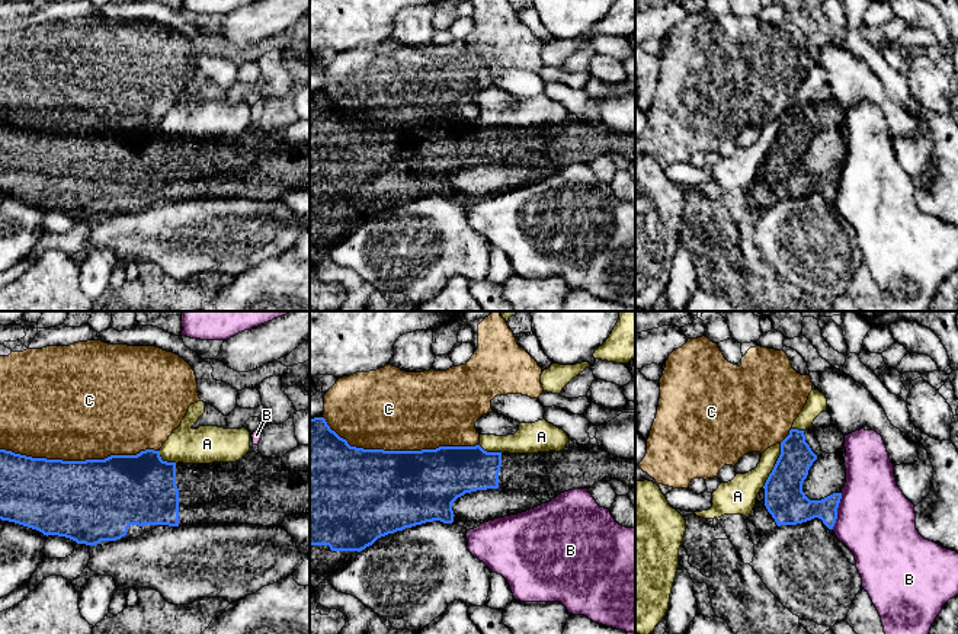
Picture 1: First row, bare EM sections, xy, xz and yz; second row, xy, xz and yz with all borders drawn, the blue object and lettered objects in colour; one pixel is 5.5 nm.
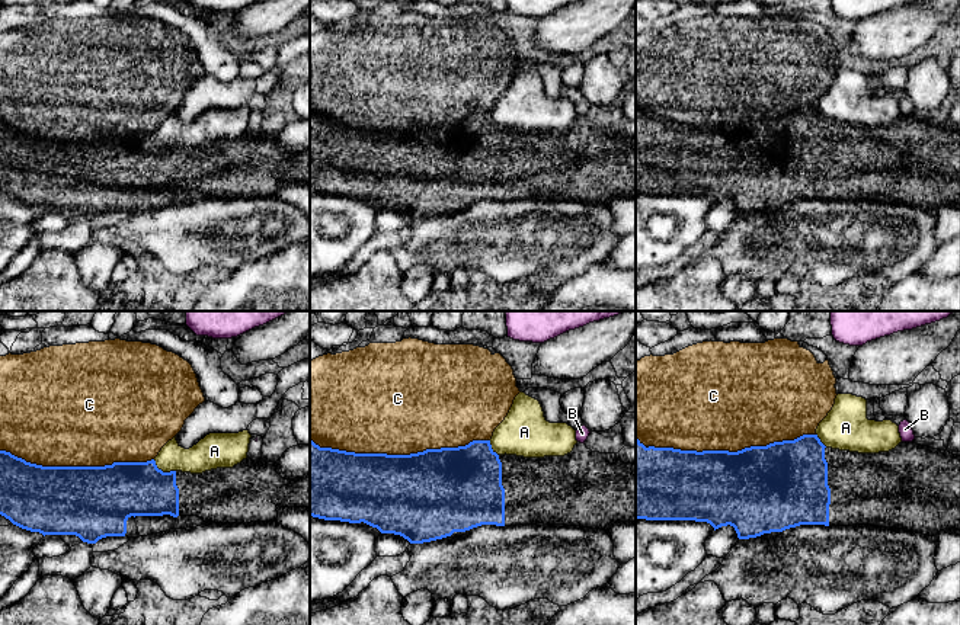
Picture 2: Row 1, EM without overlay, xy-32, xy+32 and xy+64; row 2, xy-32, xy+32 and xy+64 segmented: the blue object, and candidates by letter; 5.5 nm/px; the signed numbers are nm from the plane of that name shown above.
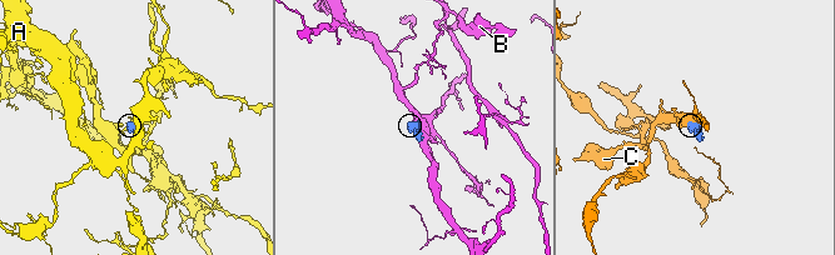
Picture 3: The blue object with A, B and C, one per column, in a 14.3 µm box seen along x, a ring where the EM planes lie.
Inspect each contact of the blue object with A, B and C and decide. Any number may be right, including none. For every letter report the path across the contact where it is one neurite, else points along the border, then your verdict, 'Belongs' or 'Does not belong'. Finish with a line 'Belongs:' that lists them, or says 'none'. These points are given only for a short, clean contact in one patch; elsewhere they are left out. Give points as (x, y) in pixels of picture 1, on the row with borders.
A: Boundary: yz (781, 444), (778, 460), (762, 487). Does not belong
B: Boundary: yz (842, 493), (838, 518), (832, 528). Does not belong
C: Does not belong
Belongs: none

